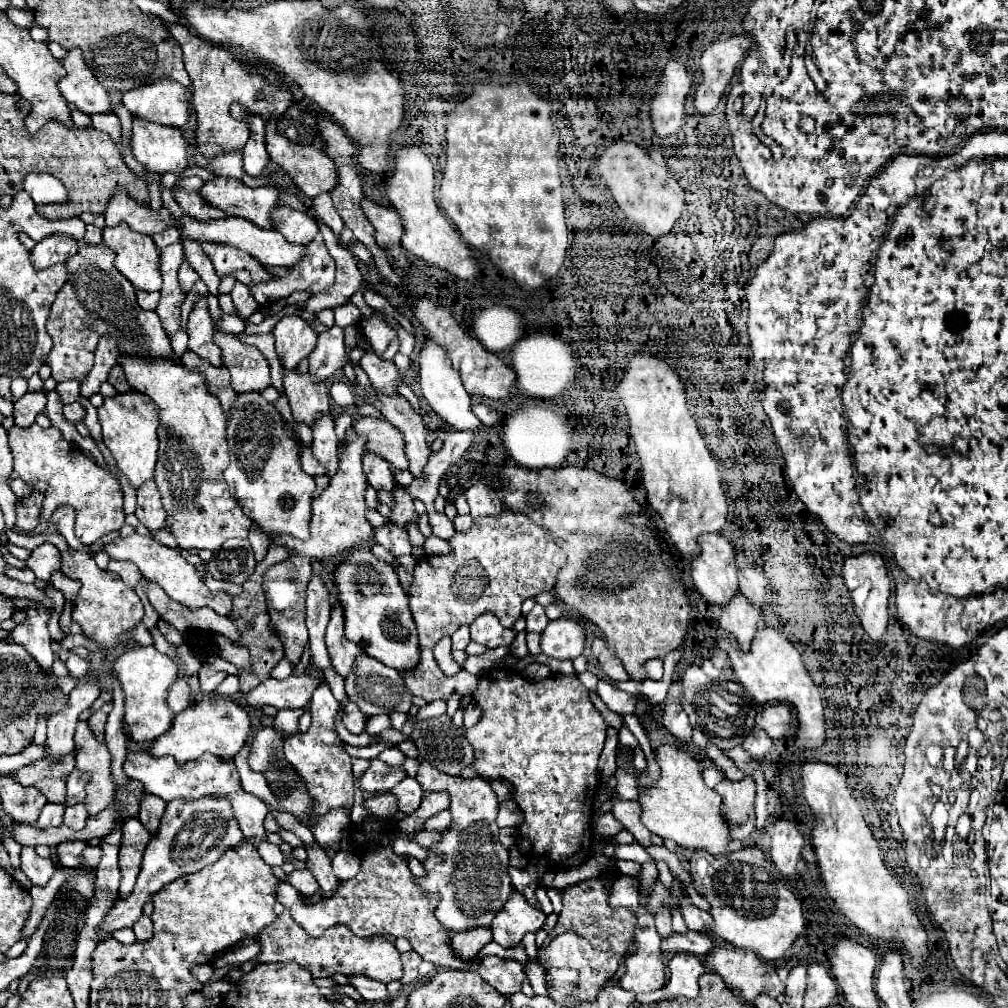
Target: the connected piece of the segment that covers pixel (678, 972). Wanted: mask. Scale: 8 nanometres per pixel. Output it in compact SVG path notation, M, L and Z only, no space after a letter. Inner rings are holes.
M681 953L669 961L669 969L671 969L671 977L669 983L661 989L661 1001L675 997L695 999L699 993L697 981L707 971L703 969L701 961L691 953Z

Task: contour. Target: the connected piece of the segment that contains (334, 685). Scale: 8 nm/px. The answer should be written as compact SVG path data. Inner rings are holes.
M325 669L325 671L323 671L323 675L325 675L325 681L327 681L327 685L331 687L331 691L333 691L335 699L337 699L337 701L343 701L343 699L345 699L343 679L341 679L333 669Z

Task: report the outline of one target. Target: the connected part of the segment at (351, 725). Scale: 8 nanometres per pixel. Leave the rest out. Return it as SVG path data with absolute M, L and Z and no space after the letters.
M349 703L349 705L345 707L343 723L345 723L345 727L347 727L349 733L353 733L353 735L361 735L361 733L365 733L367 719L369 719L369 717L367 717L365 713L361 713L359 707L357 707L355 703Z

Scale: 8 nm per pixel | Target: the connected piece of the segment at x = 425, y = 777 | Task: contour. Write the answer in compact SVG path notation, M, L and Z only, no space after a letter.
M421 763L421 769L415 779L423 787L423 791L447 791L451 795L449 811L453 815L449 831L445 831L443 839L431 847L431 855L439 853L439 859L427 859L423 863L427 875L423 879L417 879L417 883L427 893L441 895L441 903L435 915L445 929L457 933L475 927L489 927L491 919L505 905L513 891L507 873L509 851L497 839L497 795L493 793L491 785L479 777L457 779L437 771L429 763Z

